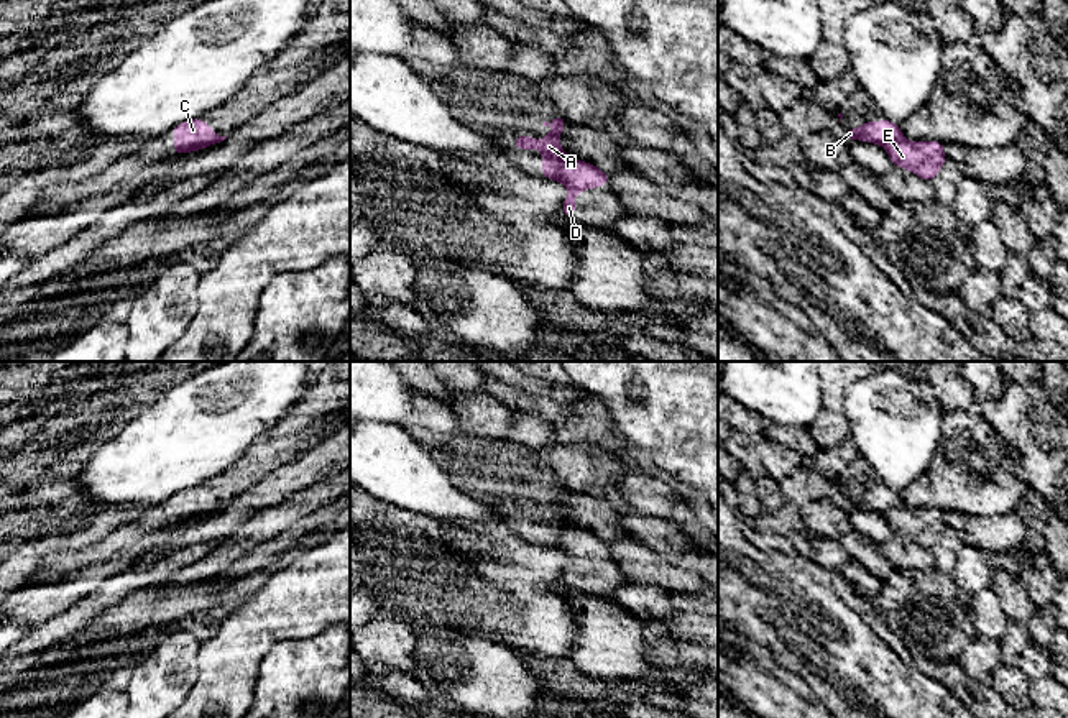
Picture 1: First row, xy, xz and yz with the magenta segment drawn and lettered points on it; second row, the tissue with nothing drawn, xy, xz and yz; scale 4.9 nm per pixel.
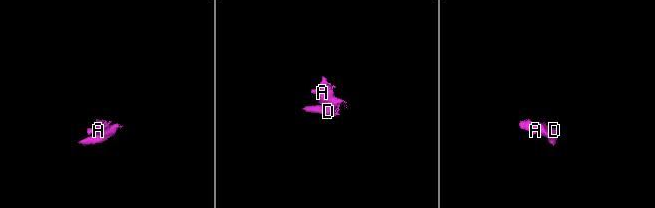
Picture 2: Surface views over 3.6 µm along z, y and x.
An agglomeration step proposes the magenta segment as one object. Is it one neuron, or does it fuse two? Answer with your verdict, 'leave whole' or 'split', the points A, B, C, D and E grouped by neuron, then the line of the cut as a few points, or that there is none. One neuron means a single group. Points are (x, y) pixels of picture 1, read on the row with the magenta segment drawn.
split; groups A B C / D E; cut xz (572, 158), (549, 178)

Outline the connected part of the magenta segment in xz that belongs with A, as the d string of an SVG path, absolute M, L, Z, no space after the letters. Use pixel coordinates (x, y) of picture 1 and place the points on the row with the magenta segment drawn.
M557 113L550 115L554 127L549 136L534 141L531 135L519 135L513 140L513 146L519 150L534 150L542 151L542 177L552 177L559 168L570 158L565 151L560 150L560 131L569 125Z

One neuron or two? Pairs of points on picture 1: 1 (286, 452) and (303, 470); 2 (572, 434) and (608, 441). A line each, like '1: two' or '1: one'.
1: two
2: one

